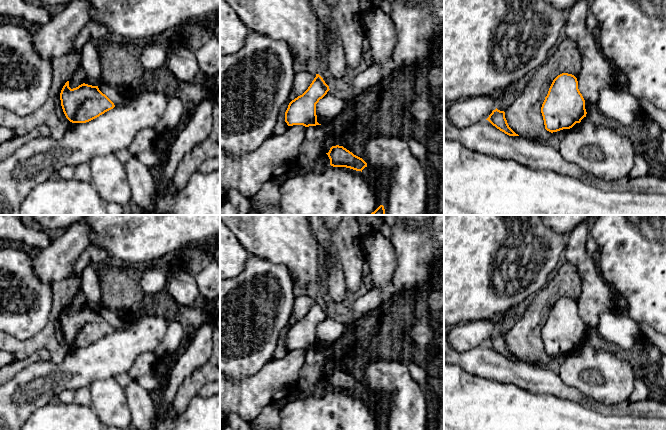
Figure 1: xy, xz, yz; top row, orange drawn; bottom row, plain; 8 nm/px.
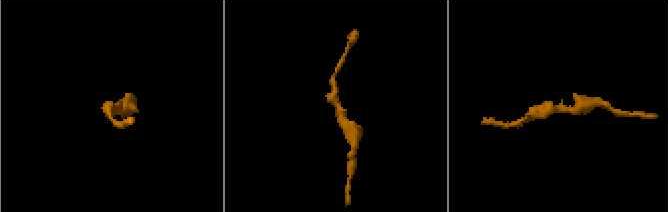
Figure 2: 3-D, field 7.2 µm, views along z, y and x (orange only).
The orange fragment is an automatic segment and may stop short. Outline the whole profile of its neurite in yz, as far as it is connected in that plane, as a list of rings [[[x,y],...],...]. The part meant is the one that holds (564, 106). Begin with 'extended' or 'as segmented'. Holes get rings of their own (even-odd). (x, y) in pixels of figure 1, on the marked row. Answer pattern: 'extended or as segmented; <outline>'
as segmented; [[[562,73],[553,80],[541,113],[545,129],[551,133],[570,129],[586,117],[585,100],[574,75]]]

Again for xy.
as segmented; [[[67,81],[61,90],[60,100],[66,118],[72,123],[89,122],[115,107],[98,86],[85,83],[71,89]]]

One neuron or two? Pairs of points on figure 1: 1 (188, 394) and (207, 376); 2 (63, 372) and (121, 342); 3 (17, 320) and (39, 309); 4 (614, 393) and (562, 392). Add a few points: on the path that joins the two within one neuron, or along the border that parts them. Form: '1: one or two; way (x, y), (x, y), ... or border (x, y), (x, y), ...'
1: one; way (191, 389), (202, 378)
2: one; way (77, 370), (83, 365), (102, 360), (107, 356)
3: one; way (22, 315), (27, 315), (34, 309)
4: two; border (558, 374), (567, 385), (572, 387)

